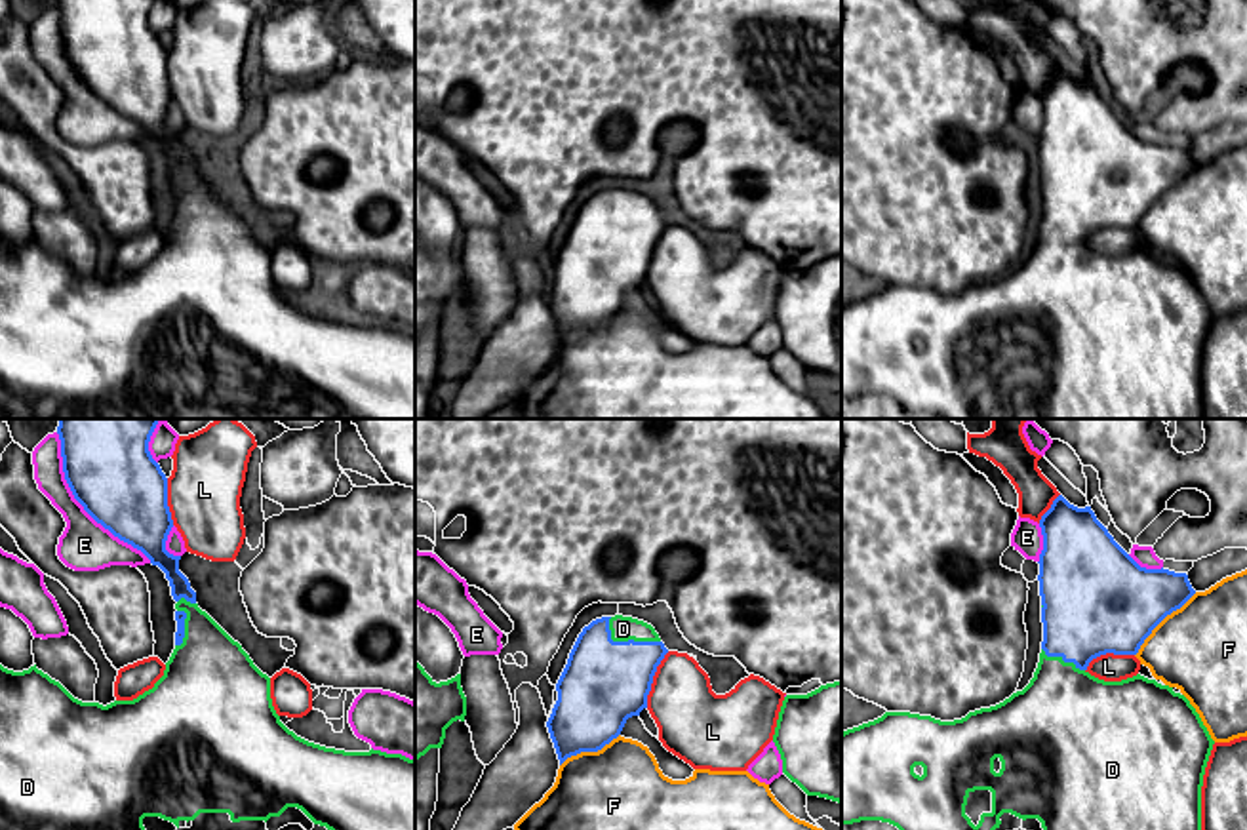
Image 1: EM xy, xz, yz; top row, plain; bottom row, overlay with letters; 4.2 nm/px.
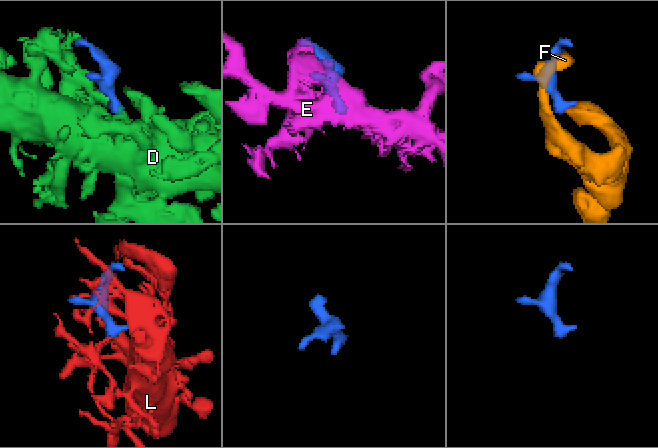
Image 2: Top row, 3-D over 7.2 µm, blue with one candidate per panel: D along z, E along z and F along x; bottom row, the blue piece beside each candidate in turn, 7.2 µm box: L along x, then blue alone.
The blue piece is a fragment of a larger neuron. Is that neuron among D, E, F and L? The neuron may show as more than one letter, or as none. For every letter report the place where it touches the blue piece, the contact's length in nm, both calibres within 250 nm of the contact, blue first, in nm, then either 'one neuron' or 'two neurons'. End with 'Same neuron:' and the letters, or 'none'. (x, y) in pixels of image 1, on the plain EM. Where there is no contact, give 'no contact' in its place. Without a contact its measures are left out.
D: meets blue in xz at (629, 214); contact 240 nm long; 360 nm thick on the blue side, 110 nm on the other; one neuron
E: meets blue in xy at (80, 77); contact 700 nm long; 380 nm thick on the blue side, 220 nm on the other; two neurons
F: meets blue in yz at (1162, 193); contact 380 nm long; 420 nm thick on the blue side, 380 nm on the other; two neurons
L: meets blue in xz at (652, 254); contact 260 nm long; 360 nm thick on the blue side, 300 nm on the other; two neurons
Same neuron: D

